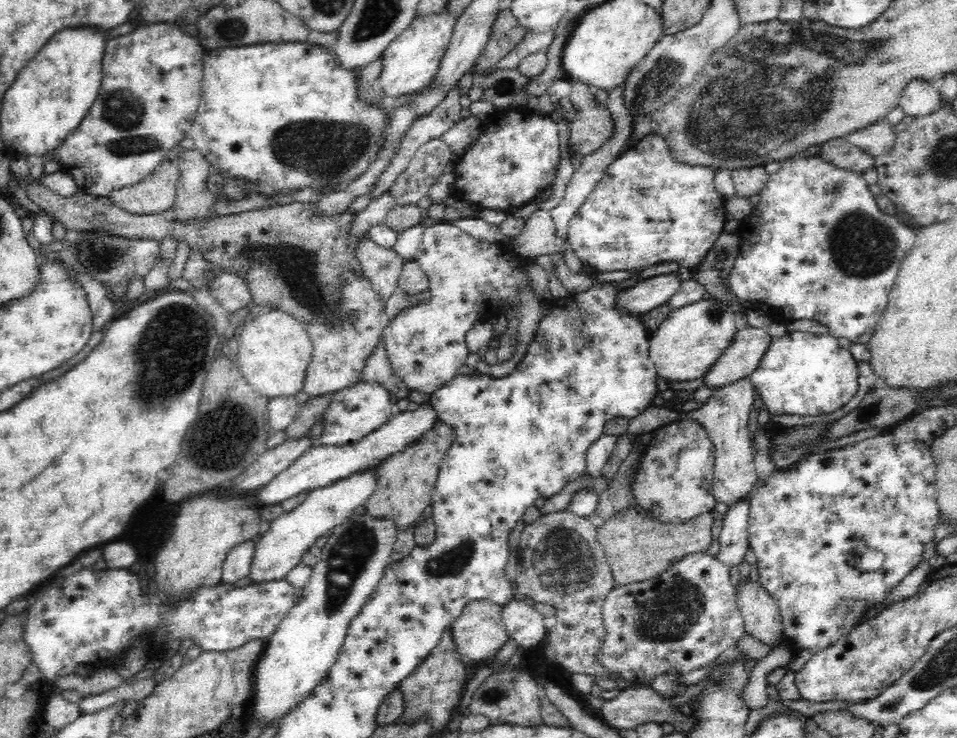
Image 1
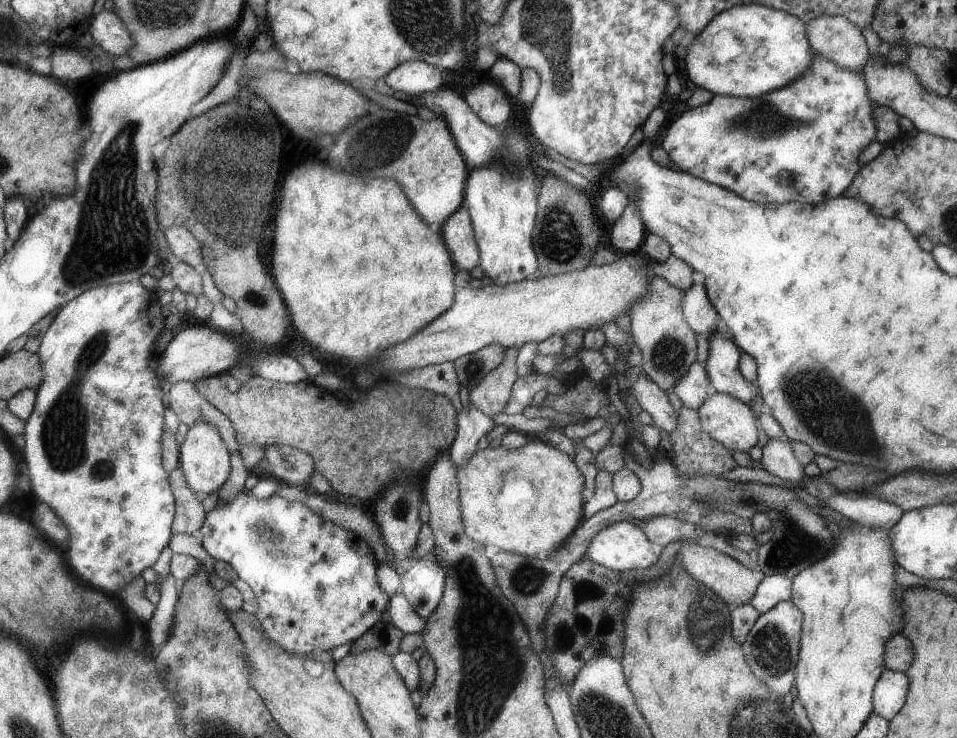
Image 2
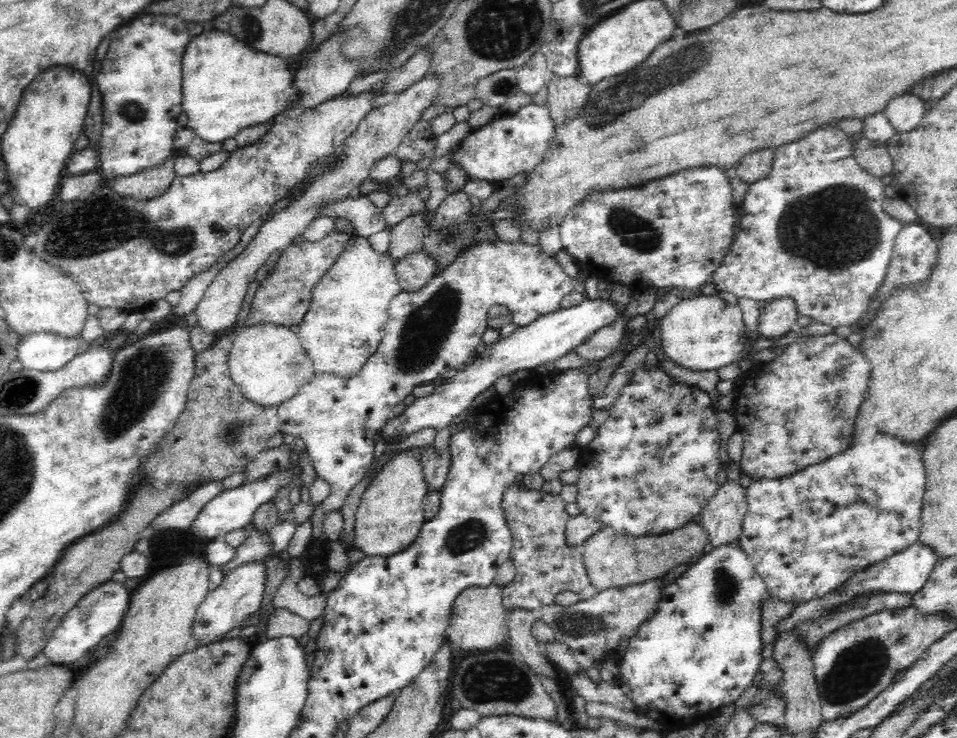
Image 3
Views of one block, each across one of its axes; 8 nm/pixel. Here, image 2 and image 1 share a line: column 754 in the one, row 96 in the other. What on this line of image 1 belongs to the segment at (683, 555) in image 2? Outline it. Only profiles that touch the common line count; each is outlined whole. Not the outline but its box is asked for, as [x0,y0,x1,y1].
[568,81,614,156]

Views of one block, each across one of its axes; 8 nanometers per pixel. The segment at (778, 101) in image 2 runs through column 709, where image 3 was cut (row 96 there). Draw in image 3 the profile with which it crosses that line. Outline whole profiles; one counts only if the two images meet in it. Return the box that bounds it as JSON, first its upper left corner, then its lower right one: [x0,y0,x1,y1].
[95,14,191,180]

